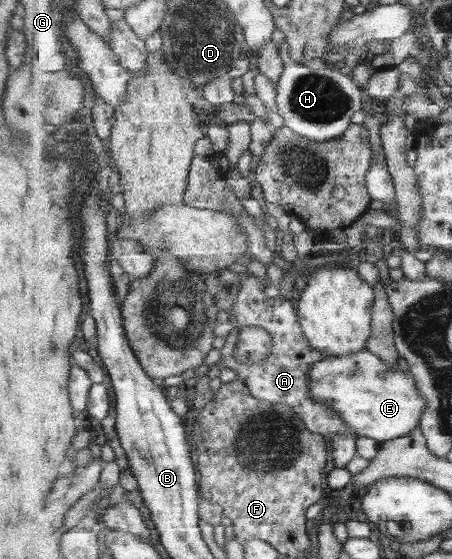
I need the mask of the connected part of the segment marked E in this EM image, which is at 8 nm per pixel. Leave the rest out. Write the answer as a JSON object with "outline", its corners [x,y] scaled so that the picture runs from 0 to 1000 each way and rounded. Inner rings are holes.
{"outline":[[[812,624],[697,648],[688,651],[679,676],[690,716],[723,723],[788,776],[825,784],[841,794],[907,776],[929,758],[942,726],[905,660],[863,658]]]}

